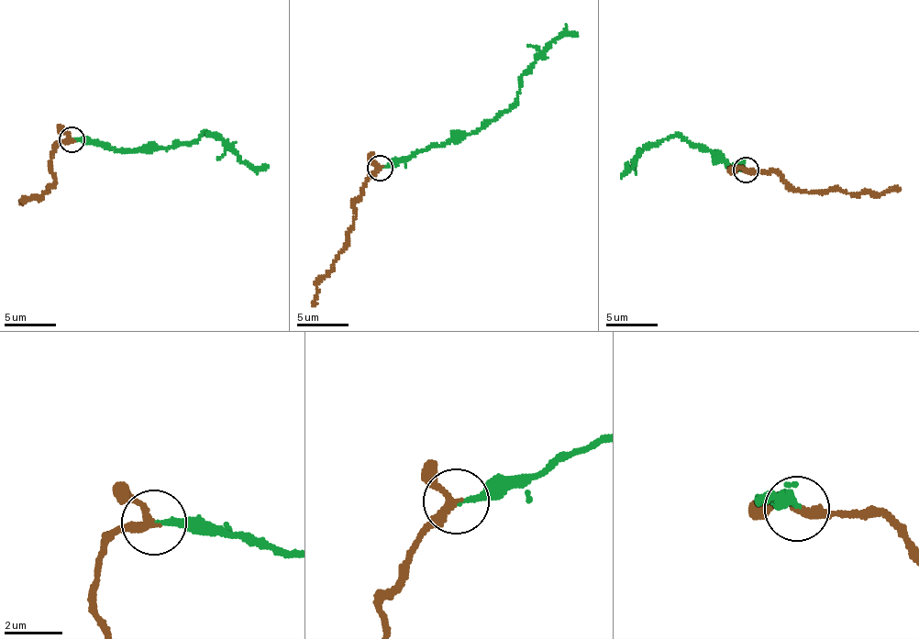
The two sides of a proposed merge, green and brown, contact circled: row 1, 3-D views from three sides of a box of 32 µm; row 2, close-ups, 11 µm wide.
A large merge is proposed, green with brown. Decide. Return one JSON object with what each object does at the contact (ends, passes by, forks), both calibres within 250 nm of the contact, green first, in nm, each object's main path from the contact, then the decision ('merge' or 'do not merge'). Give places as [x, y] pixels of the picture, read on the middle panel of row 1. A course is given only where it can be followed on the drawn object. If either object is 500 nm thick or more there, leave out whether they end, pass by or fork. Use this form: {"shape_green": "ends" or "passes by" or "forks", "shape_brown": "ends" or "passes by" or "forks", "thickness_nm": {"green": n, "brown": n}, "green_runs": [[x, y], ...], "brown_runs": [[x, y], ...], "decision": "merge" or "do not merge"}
{"shape_green": "ends", "shape_brown": "passes by", "thickness_nm": {"green": 200, "brown": 240}, "green_runs": [[381, 167], [395, 166], [429, 147], [477, 133], [497, 119], [515, 101], [522, 78], [552, 39], [578, 36]], "brown_runs": [[381, 167], [354, 207], [353, 228], [338, 258], [316, 287], [312, 305]], "decision": "do not merge"}

